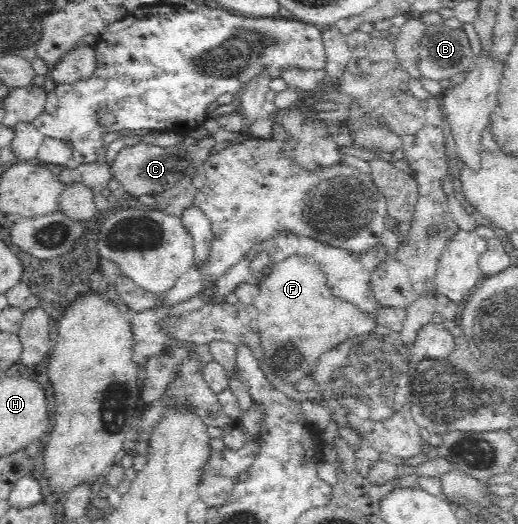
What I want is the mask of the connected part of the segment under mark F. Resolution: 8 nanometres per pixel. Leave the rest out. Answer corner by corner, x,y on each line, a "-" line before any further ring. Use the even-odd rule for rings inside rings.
292,256
279,261
258,286
258,295
252,304
258,310
264,360
272,372
292,384
310,375
327,349
350,337
371,333
377,326
371,313
332,293
313,257

